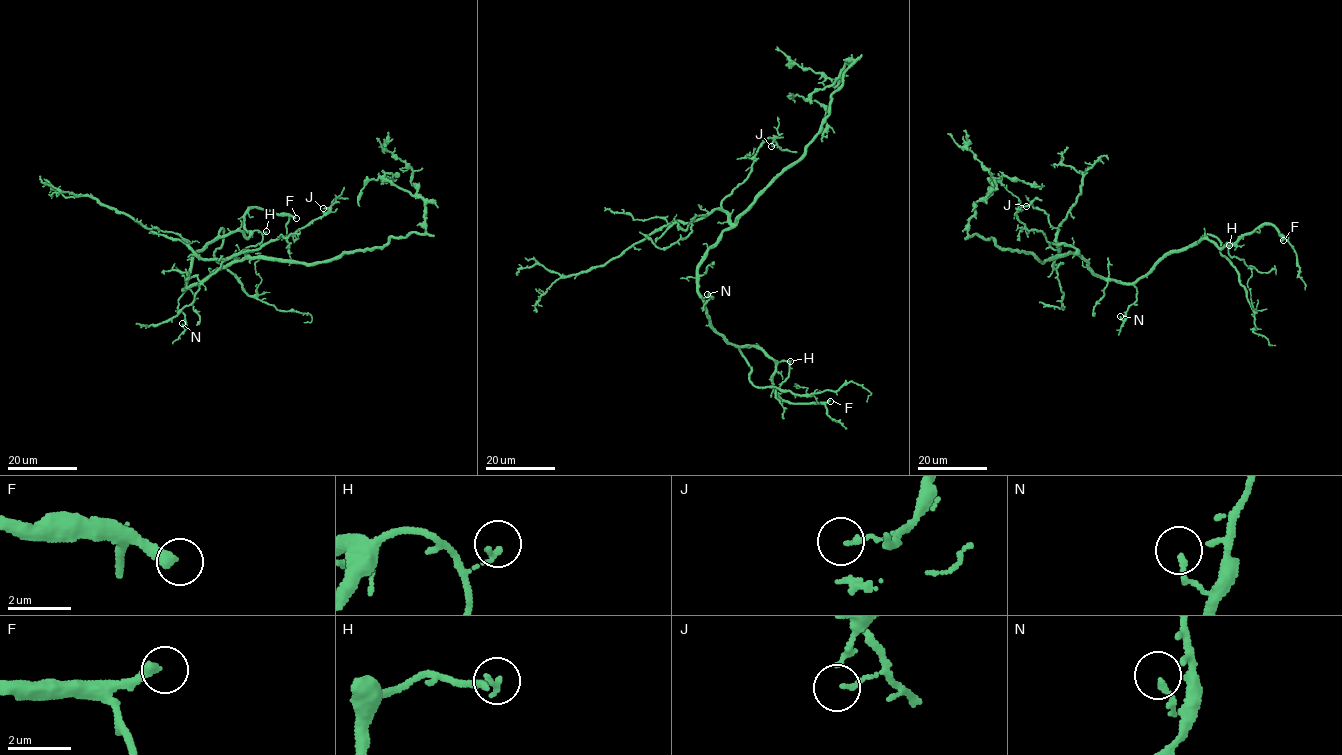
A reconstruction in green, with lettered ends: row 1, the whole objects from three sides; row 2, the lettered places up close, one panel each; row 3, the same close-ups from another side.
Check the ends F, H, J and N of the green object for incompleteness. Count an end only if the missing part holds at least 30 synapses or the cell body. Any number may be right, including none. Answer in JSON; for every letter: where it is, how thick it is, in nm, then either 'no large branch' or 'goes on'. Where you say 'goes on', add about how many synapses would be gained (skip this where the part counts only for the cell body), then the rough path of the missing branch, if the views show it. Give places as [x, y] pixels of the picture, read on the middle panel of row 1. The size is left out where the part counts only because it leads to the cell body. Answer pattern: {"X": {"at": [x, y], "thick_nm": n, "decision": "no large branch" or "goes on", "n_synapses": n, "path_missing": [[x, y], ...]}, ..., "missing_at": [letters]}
{"F": {"at": [830, 401], "thick_nm": 340, "decision": "goes on", "n_synapses": 45, "path_missing": [[830, 401], [835, 373], [849, 360], [885, 355], [899, 359]]}, "H": {"at": [790, 361], "thick_nm": 170, "decision": "no large branch"}, "J": {"at": [771, 146], "thick_nm": 140, "decision": "no large branch"}, "N": {"at": [707, 294], "thick_nm": 160, "decision": "no large branch"}, "missing_at": ["F"]}

